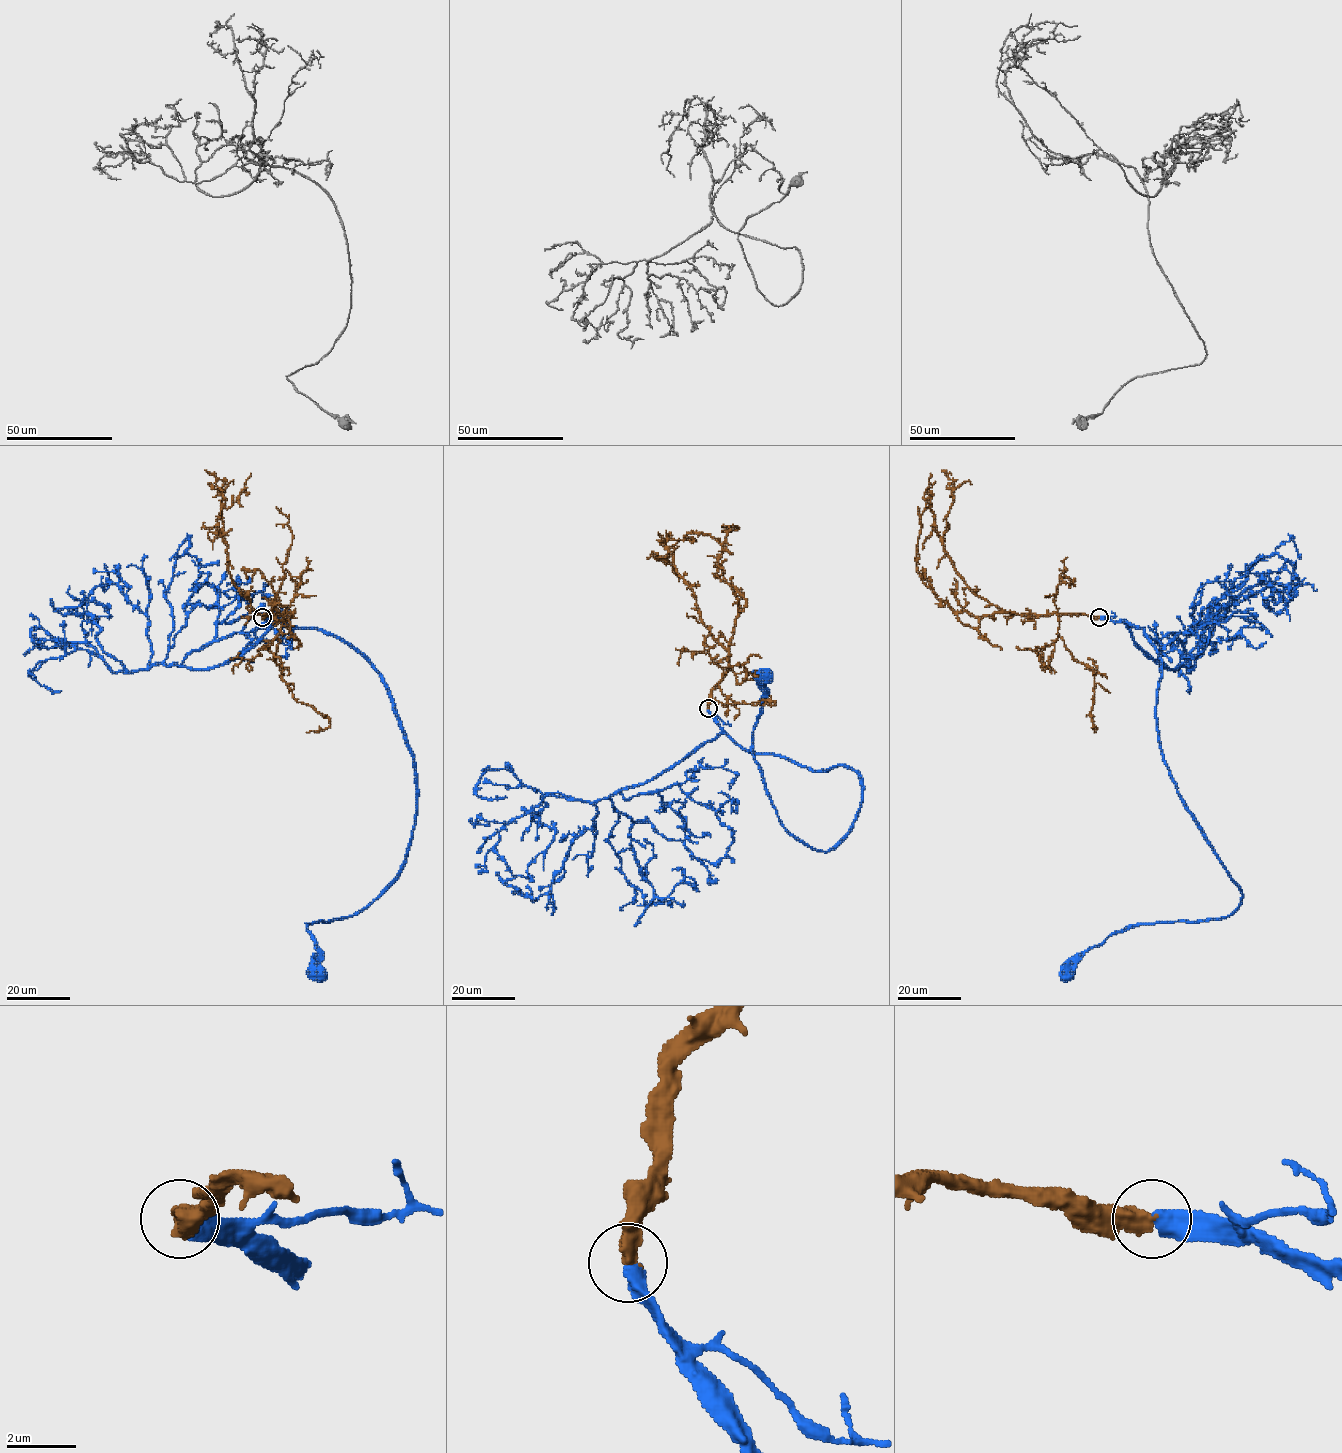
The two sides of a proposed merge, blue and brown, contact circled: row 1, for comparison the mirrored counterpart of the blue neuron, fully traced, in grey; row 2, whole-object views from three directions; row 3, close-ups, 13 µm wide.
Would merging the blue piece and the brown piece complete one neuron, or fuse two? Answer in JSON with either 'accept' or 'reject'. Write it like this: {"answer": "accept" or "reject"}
{"answer": "accept"}

